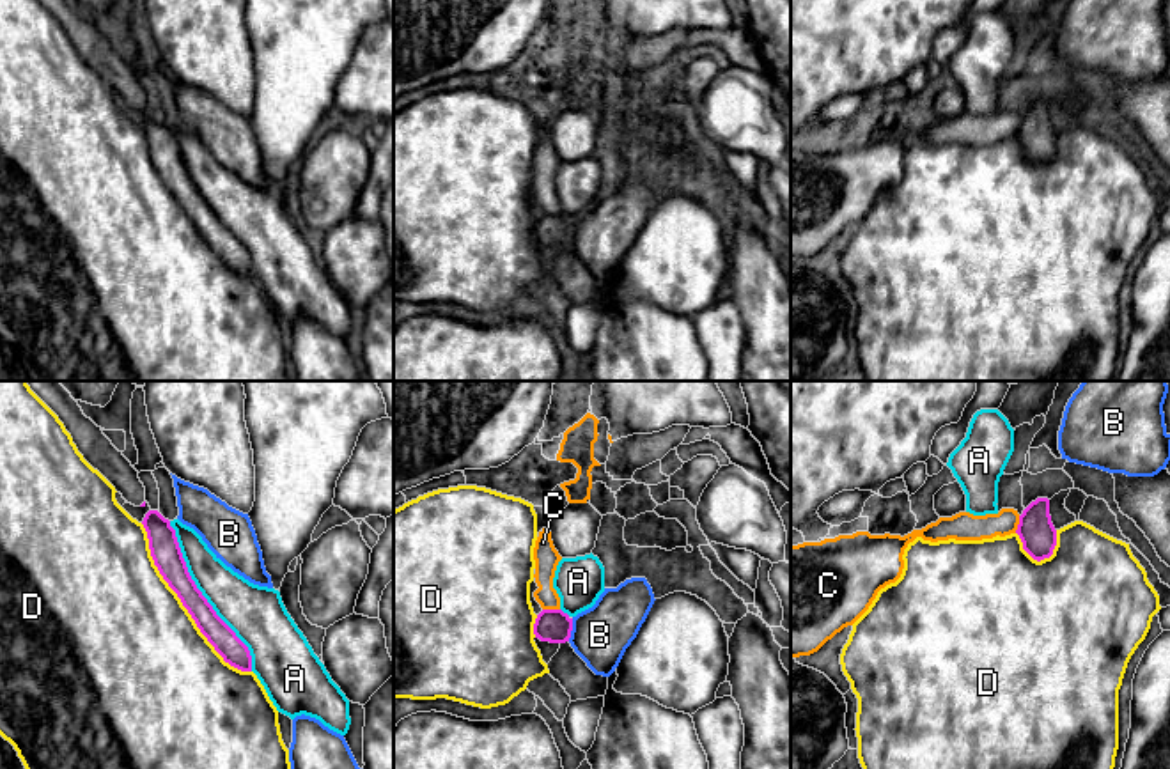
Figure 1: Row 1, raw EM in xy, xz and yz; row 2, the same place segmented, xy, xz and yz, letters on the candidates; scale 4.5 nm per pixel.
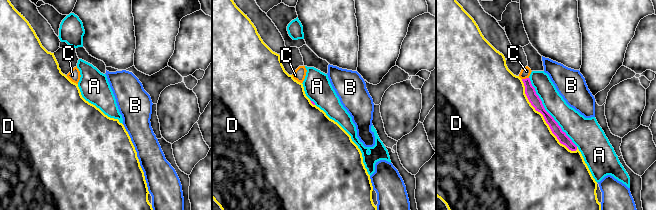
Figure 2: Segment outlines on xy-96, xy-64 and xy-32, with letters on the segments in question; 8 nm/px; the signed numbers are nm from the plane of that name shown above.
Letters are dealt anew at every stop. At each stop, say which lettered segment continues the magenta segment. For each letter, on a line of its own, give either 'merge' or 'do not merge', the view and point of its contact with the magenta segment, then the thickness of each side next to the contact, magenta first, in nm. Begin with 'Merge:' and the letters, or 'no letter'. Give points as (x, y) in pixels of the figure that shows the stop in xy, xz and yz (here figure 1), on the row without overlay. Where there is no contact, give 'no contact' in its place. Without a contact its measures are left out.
Merge: no letter
A: do not merge | xy (202, 199) | 130/240 nm
B: do not merge | xz (571, 233) | 150/260 nm
C: do not merge | xz (552, 213) | 150/110 nm
D: do not merge | xy (183, 208) | 130/500 nm

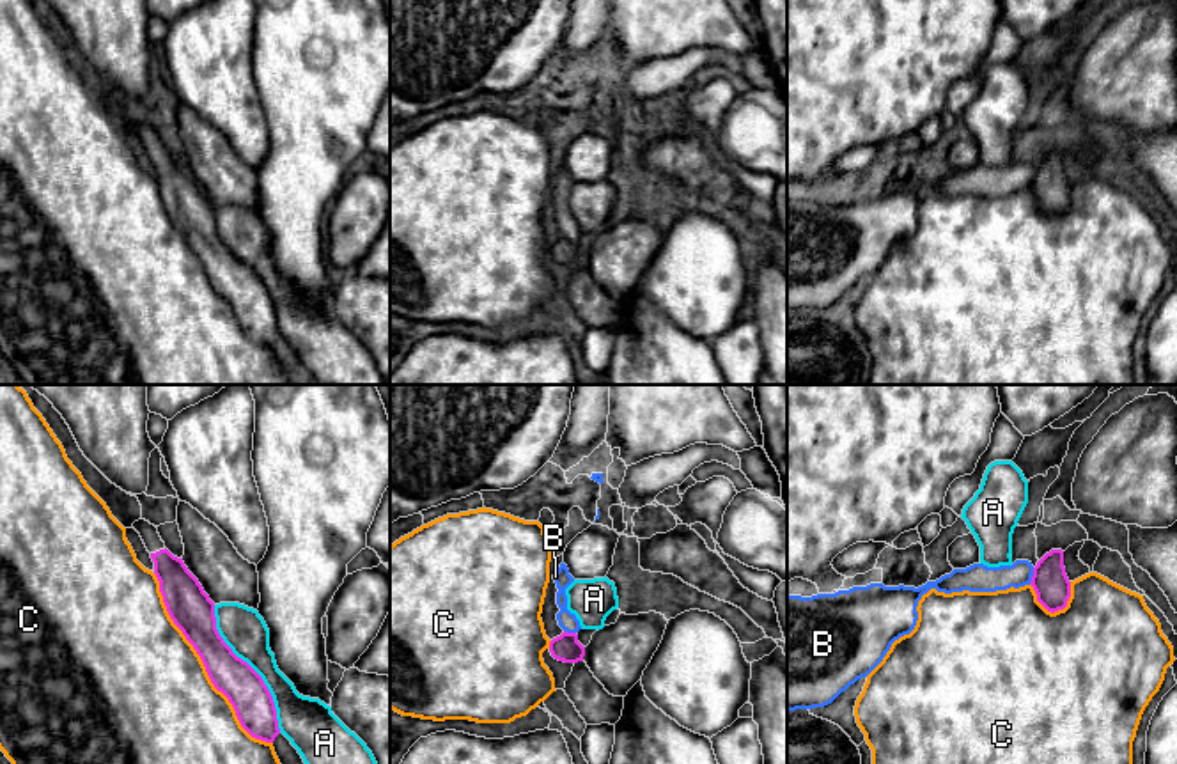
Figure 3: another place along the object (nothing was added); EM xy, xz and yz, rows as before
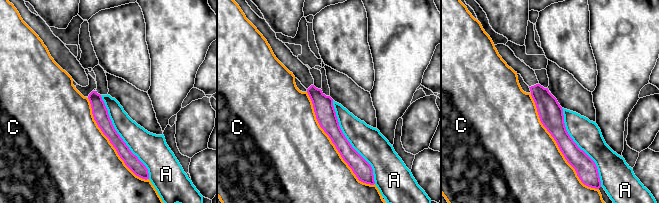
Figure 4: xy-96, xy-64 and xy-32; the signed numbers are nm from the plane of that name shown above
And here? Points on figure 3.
Merge: no letter
A: do not merge | xy (252, 272) | 180/200 nm
B: do not merge | yz (1032, 179) | 160/130 nm
C: do not merge | xy (204, 268) | 190/500 nm

